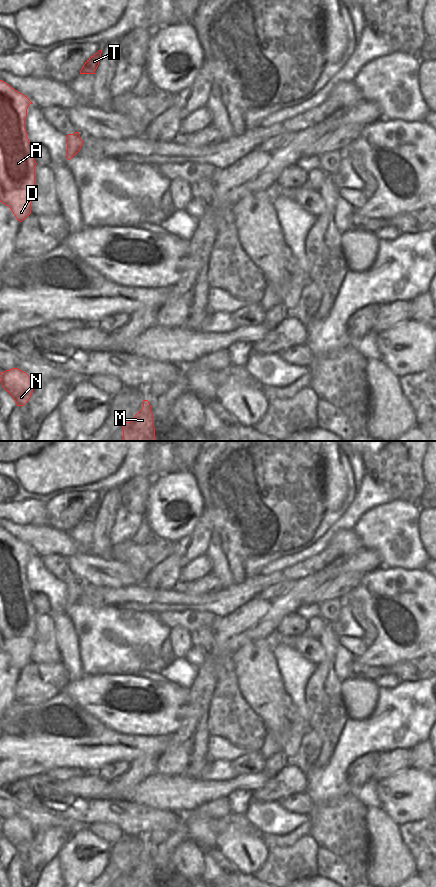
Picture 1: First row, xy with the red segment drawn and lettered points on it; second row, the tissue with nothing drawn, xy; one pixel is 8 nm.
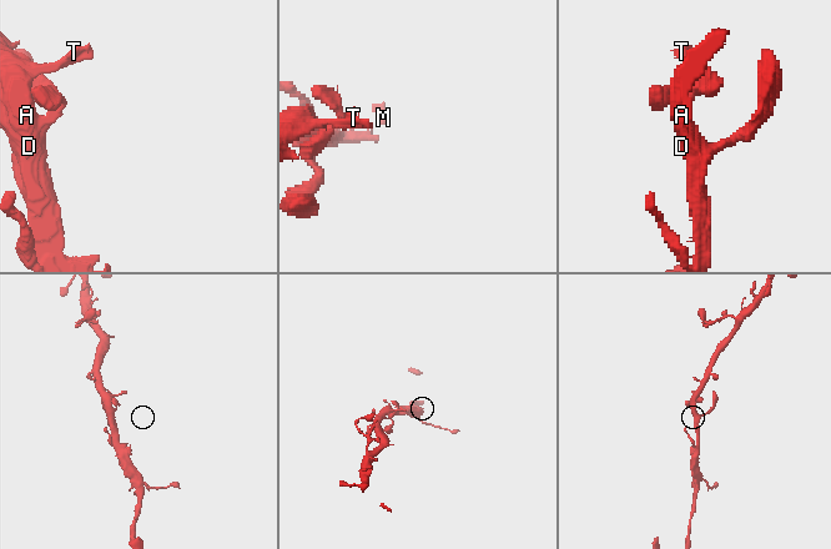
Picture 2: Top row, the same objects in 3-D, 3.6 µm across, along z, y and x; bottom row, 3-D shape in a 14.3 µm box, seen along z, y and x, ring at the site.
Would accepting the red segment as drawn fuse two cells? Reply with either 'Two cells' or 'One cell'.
One cell.

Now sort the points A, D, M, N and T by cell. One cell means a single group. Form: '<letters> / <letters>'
A D M N T

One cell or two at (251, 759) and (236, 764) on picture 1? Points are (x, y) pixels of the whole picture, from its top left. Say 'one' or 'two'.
one

